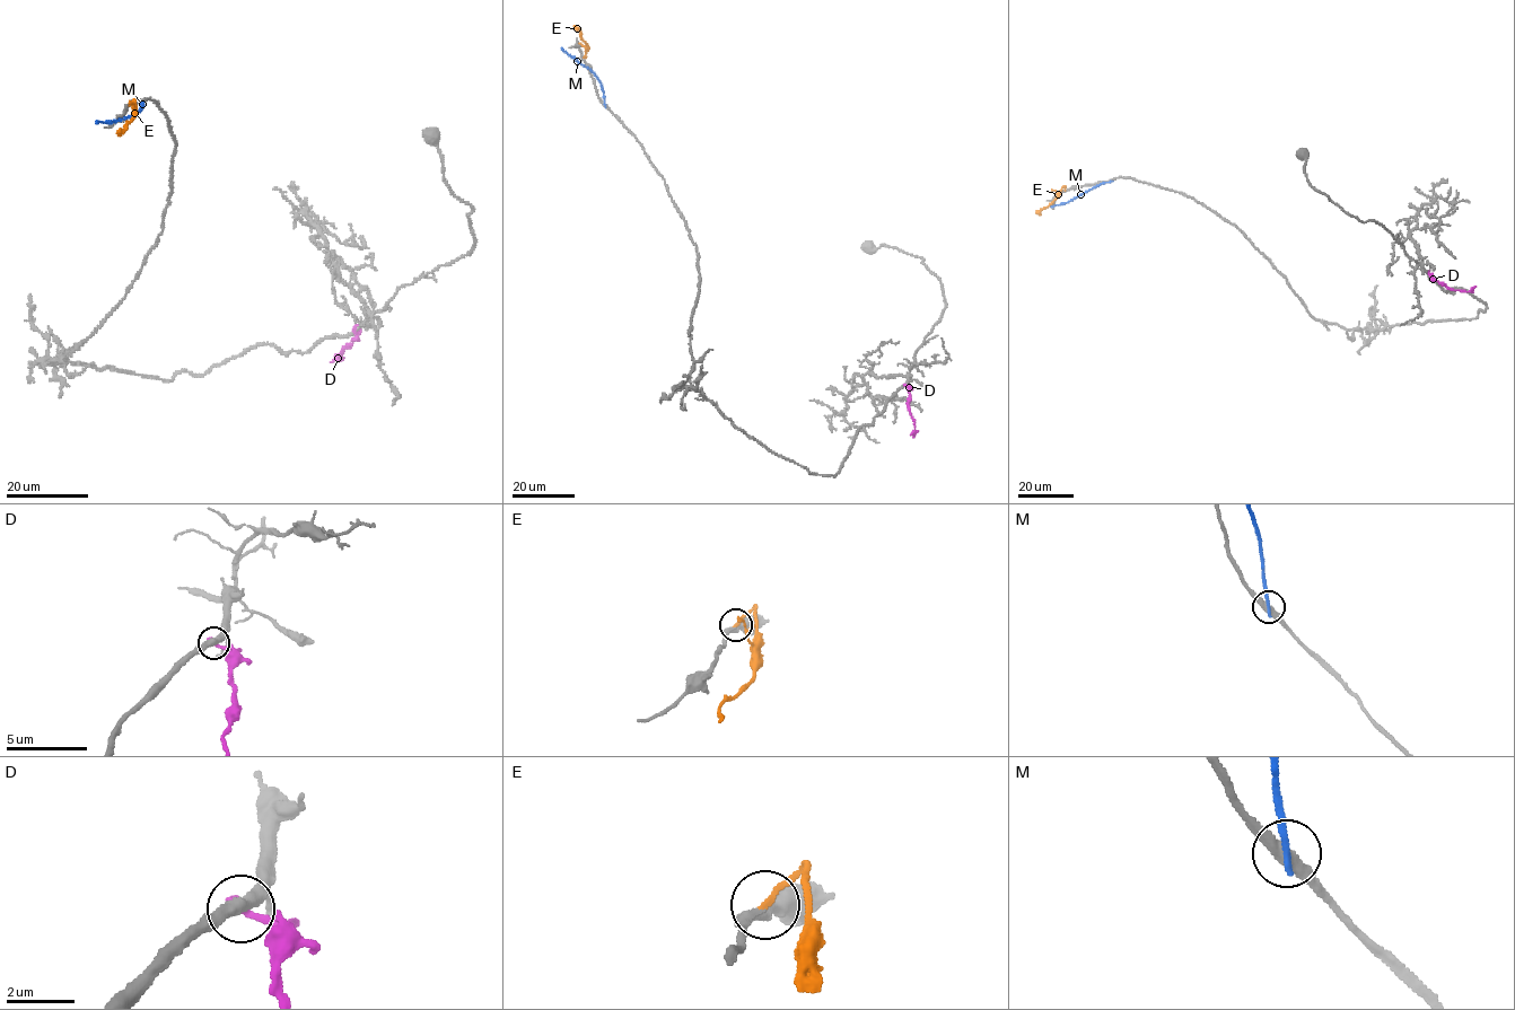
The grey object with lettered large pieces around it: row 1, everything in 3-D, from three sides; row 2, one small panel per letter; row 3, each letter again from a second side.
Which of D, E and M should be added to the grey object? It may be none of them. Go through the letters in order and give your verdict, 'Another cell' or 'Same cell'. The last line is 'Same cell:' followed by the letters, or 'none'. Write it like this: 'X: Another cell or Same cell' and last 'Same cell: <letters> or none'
D: Another cell
E: Same cell
M: Another cell
Same cell: E

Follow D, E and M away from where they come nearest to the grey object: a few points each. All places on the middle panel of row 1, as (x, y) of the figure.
D: (905, 385), (914, 422), (913, 438)
E: (584, 56), (588, 47), (578, 29), (574, 26)
M: (605, 105), (602, 87), (593, 71), (561, 47)

